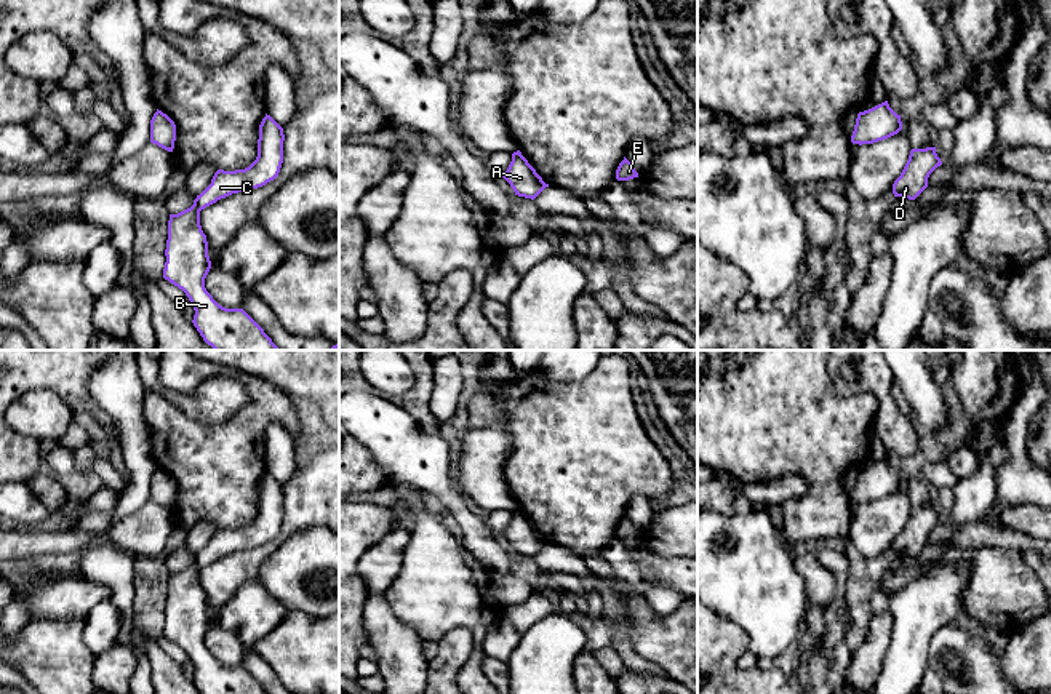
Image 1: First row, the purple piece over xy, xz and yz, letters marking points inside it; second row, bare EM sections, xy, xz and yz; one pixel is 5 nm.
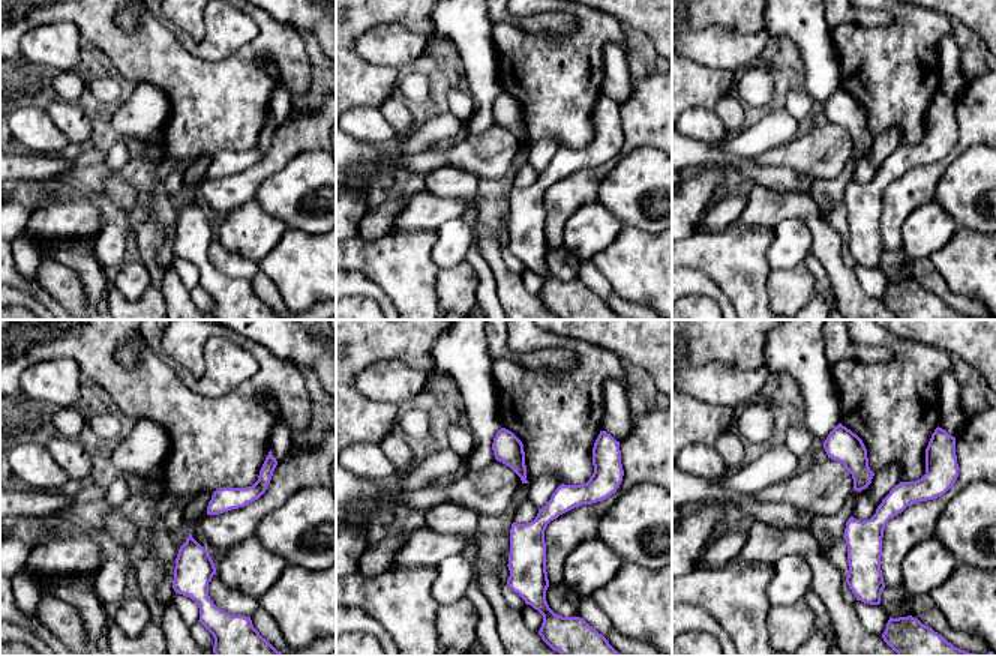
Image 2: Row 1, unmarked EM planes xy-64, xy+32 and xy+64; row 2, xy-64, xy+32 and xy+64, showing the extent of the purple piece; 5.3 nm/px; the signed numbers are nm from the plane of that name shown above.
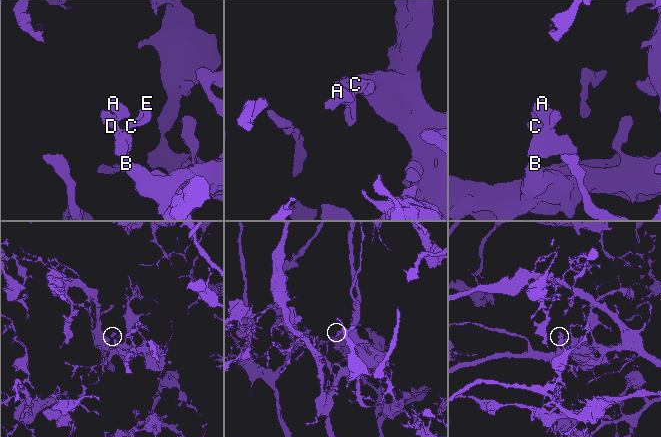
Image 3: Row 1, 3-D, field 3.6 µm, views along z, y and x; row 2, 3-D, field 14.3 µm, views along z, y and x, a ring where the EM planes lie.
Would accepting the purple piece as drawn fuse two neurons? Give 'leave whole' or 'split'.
leave whole

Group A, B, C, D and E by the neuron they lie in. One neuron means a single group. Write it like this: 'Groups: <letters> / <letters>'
Groups: A B C D E

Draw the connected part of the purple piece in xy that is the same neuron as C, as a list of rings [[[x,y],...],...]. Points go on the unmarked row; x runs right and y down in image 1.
[[[266,472],[259,483],[256,518],[245,528],[218,528],[190,566],[170,572],[163,636],[189,656],[195,668],[192,681],[200,694],[267,694],[243,667],[226,667],[206,649],[211,619],[200,569],[232,552],[274,539],[283,521],[283,499],[283,486]]]

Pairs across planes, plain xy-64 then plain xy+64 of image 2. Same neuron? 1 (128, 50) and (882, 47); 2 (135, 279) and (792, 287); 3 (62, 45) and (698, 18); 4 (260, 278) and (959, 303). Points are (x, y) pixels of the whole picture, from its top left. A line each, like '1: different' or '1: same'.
1: same
2: same
3: different
4: same

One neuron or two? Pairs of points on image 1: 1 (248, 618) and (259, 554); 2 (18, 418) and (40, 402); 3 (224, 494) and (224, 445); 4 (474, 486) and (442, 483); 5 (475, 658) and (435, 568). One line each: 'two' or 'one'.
1: two
2: one
3: one
4: two
5: one

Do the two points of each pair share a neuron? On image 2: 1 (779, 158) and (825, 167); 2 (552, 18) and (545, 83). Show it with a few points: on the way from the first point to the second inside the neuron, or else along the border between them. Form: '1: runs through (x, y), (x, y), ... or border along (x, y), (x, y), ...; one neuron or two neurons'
1: runs through (791, 158), (813, 158); one neuron
2: border along (578, 21), (563, 38), (515, 27); two neurons

